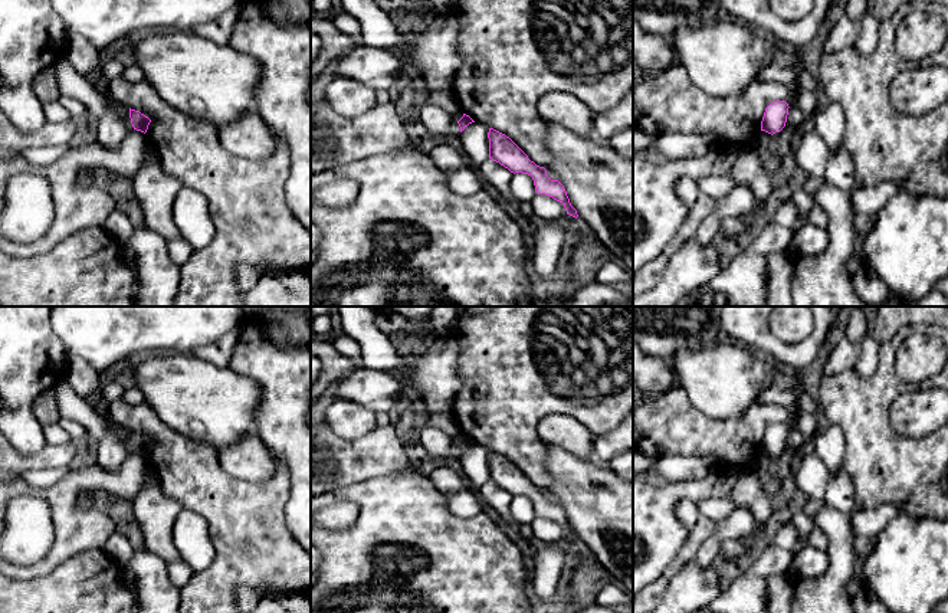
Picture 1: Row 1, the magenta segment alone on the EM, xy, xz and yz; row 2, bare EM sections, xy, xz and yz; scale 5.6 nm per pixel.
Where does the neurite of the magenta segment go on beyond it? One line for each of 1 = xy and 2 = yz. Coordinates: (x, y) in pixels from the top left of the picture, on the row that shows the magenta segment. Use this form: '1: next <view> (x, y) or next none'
1: next none
2: next none

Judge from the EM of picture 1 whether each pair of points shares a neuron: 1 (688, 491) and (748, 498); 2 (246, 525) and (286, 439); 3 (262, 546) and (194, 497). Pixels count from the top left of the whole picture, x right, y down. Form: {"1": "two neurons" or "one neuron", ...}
{"1": "two neurons", "2": "two neurons", "3": "one neuron"}

